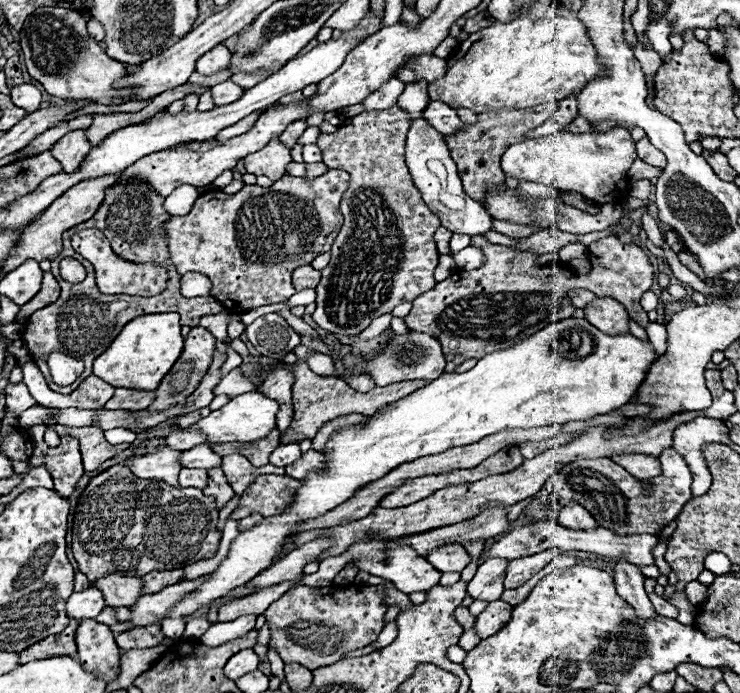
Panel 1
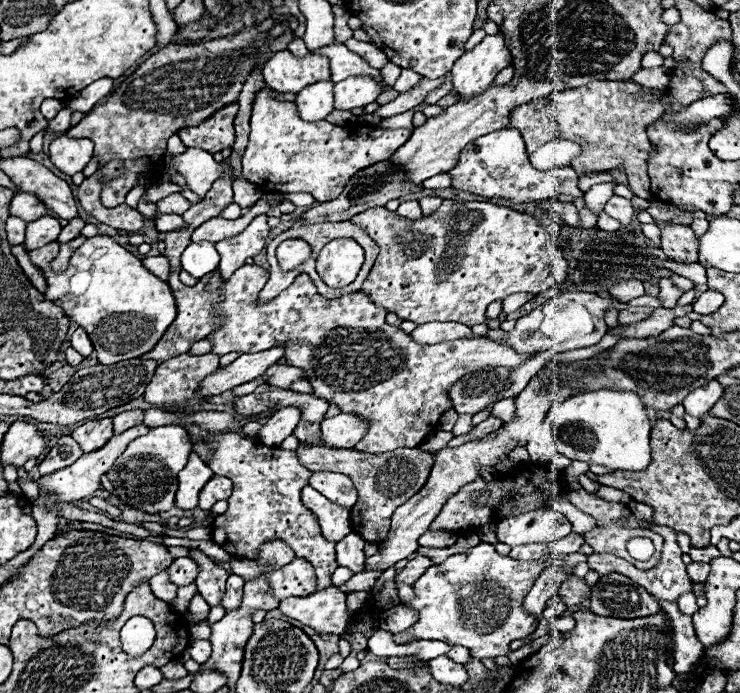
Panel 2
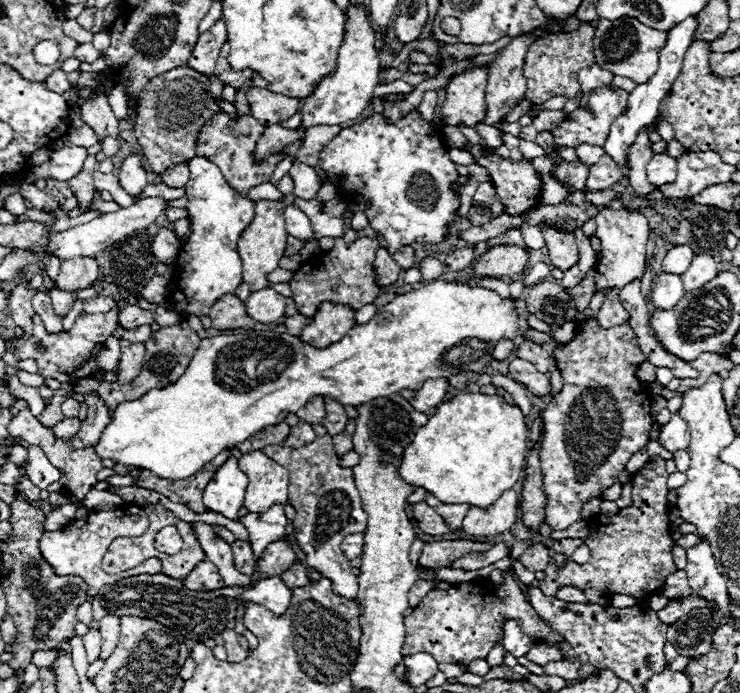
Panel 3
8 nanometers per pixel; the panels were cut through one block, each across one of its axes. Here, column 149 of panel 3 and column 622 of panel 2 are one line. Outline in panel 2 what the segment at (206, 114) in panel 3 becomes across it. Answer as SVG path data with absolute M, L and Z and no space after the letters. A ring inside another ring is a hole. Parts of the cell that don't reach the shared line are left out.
M632 80L626 82L590 82L580 88L554 92L548 98L534 100L520 106L510 116L510 126L522 132L528 154L544 146L554 138L574 140L584 146L584 154L574 160L572 168L584 176L592 172L606 172L614 168L624 168L628 176L628 186L640 198L650 200L650 178L648 178L648 158L654 148L646 136L646 128L664 114L664 104L660 100L644 102L636 100L634 94L640 90Z

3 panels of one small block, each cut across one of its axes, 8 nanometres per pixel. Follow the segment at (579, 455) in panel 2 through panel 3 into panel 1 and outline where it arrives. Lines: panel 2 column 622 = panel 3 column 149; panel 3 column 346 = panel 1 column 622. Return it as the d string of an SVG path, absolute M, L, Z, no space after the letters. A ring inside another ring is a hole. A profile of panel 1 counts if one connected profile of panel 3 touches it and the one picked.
M566 318L546 326L508 350L486 354L464 374L440 374L440 378L428 386L380 408L378 414L368 416L364 424L336 430L328 440L328 450L322 454L326 462L324 468L302 478L294 502L284 514L264 518L250 530L238 534L230 544L226 558L210 578L192 590L192 594L186 594L184 600L176 602L164 620L160 620L164 638L180 638L188 616L266 570L300 532L296 530L296 522L308 522L308 518L326 514L326 510L346 502L352 490L360 490L368 482L382 478L406 462L440 454L452 446L478 442L480 438L506 428L540 428L608 414L630 402L658 358L654 346L646 340L634 338L632 334L608 336L584 318ZM560 330L578 332L582 340L580 348L566 350L568 340L562 340L562 350L556 350L556 334L568 334Z

